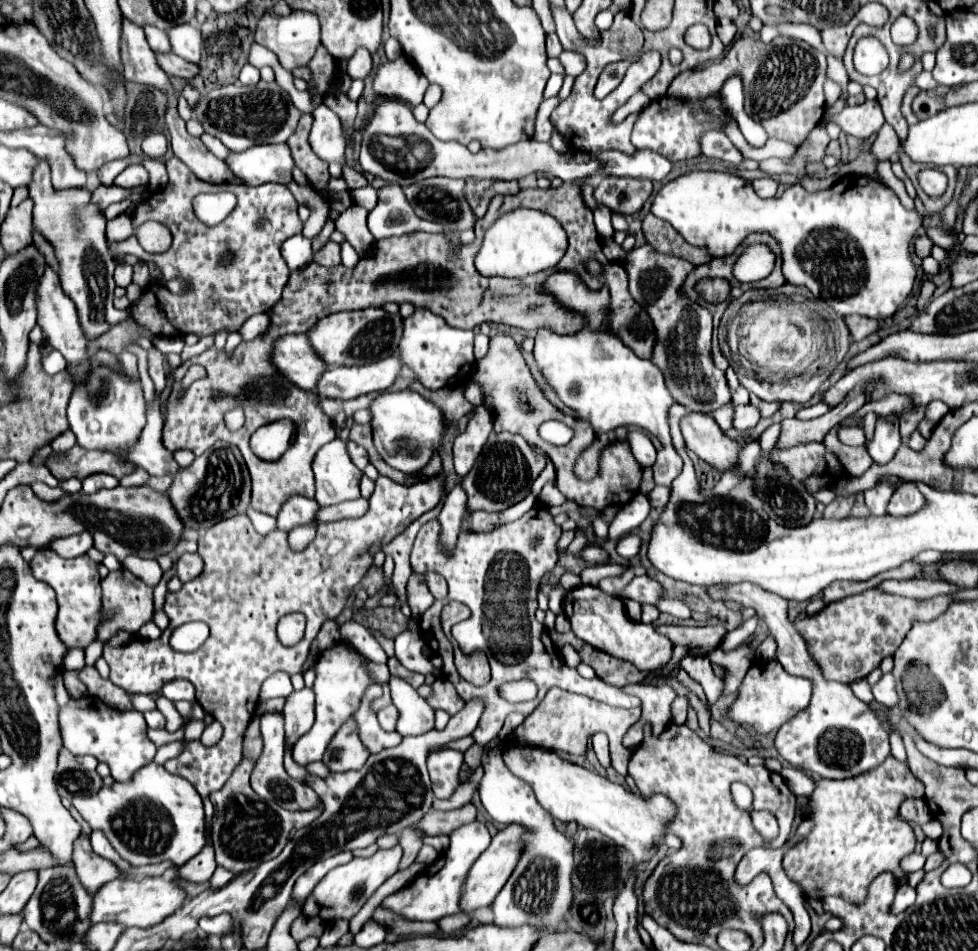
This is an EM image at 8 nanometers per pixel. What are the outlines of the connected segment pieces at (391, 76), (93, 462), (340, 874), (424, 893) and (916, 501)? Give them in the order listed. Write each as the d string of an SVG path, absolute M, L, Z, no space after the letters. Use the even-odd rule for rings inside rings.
M404 56L380 66L376 72L376 78L374 78L376 94L400 96L412 108L422 104L426 88L428 88L428 80L424 80L424 76L420 76L418 68L412 62L408 62L408 58L404 58Z
M78 444L66 452L68 456L64 460L58 460L54 454L50 458L48 468L58 480L68 480L68 478L78 478L84 480L90 474L112 474L116 478L122 478L132 472L132 464L120 464L112 454L108 452L92 452L84 450Z
M394 846L390 850L378 850L370 858L354 858L352 862L330 870L318 882L318 886L312 890L312 894L306 898L302 912L306 916L312 916L312 912L316 912L316 904L318 904L320 912L324 912L324 914L318 914L320 918L324 918L324 920L348 918L350 920L364 906L364 902L374 894L374 890L398 870L400 858L402 858L402 848ZM312 898L314 898L314 904L312 904Z
M472 822L472 824L464 824L458 830L454 830L450 834L450 846L446 850L446 854L440 854L438 860L430 866L424 868L424 872L420 876L416 876L410 884L406 884L402 890L390 894L388 898L382 900L382 908L392 910L398 916L404 916L406 920L440 920L444 916L450 914L458 914L460 912L460 896L462 896L462 888L468 876L468 870L472 868L472 864L478 860L478 856L490 846L490 832L482 822Z
M904 482L894 490L887 510L892 516L910 516L916 514L920 508L924 508L924 504L926 498L922 496L920 490L912 482Z

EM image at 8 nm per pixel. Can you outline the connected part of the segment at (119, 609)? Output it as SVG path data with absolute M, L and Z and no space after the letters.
M116 570L110 572L104 580L102 580L102 610L104 612L114 612L114 618L106 620L102 618L100 624L100 640L108 640L114 632L118 630L128 630L128 632L138 632L142 624L146 624L148 620L152 620L154 616L154 602L152 602L152 588L148 588L142 580L138 580L132 572L128 570Z

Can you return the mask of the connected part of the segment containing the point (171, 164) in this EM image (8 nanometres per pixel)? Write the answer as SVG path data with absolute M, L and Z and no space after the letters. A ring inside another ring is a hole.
M176 156L166 162L168 184L146 196L134 210L134 226L146 220L158 220L172 232L172 246L162 254L148 254L130 236L122 242L112 242L110 250L118 264L122 256L134 254L140 260L154 262L166 280L182 278L188 282L188 290L182 294L170 294L164 286L150 284L144 296L132 304L132 316L138 324L146 326L154 334L184 336L196 332L200 336L214 334L218 330L236 332L250 316L268 312L288 282L290 270L280 254L280 246L286 238L302 232L302 220L298 216L298 202L284 184L260 184L245 186L234 184L210 184L194 176L194 172ZM228 191L236 196L236 207L220 224L206 226L192 210L192 200L200 192Z

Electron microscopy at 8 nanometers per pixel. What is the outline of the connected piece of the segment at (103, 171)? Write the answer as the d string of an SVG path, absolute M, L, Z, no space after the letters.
M134 158L132 160L118 160L118 162L108 162L108 164L104 164L104 168L98 168L98 178L100 178L100 182L104 184L104 186L112 186L114 184L114 178L126 168L126 166L130 166L134 162Z

